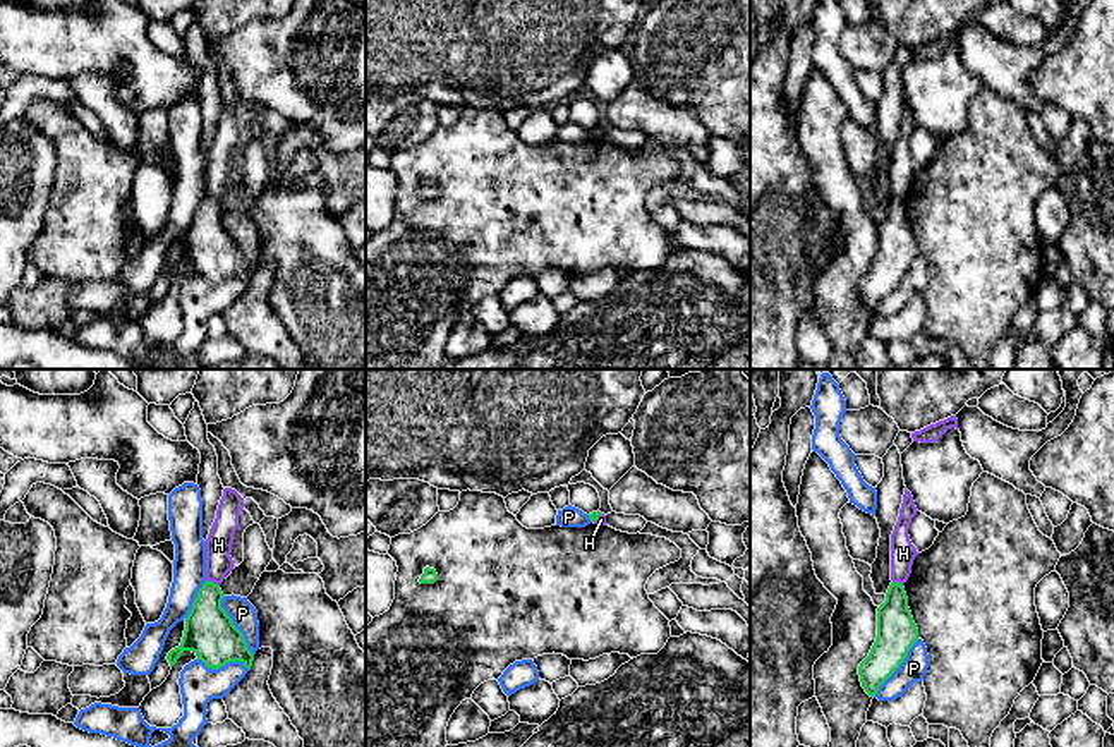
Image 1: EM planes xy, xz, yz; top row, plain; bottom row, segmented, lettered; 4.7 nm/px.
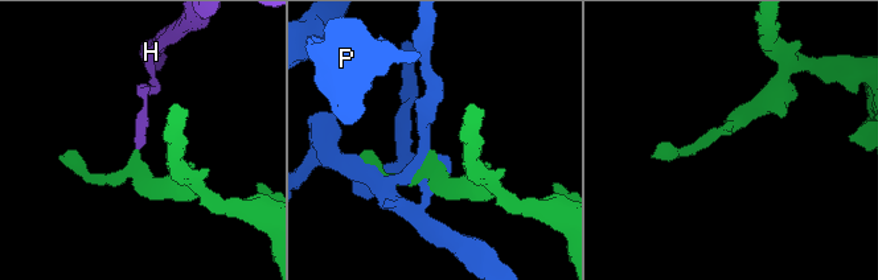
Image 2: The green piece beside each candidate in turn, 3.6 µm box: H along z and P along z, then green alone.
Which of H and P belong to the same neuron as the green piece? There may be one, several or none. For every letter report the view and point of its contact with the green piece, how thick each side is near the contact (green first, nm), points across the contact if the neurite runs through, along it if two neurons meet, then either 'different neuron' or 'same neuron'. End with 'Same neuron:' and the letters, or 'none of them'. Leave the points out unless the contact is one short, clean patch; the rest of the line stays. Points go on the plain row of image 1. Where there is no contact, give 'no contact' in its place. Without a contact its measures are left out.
H: meets green in xy at (213, 198); 240 nm thick on the green side, 130 nm on the other; border along xy (206, 194), (218, 201); different neuron
P: meets green in xy at (234, 241); 240 nm thick on the green side, 120 nm on the other; different neuron
Same neuron: none of them

